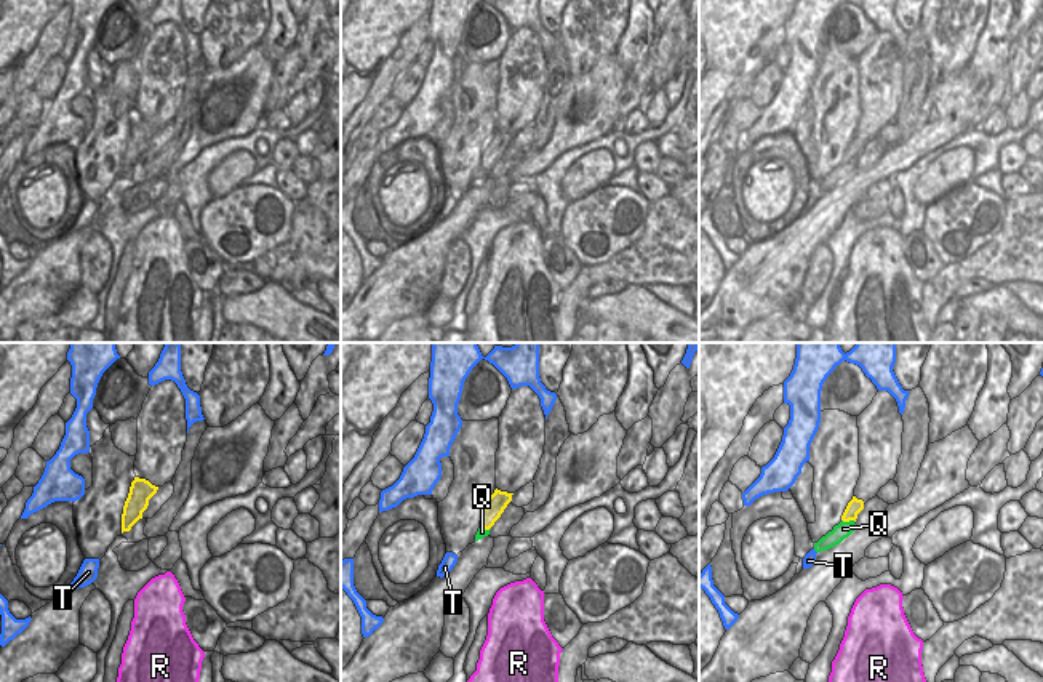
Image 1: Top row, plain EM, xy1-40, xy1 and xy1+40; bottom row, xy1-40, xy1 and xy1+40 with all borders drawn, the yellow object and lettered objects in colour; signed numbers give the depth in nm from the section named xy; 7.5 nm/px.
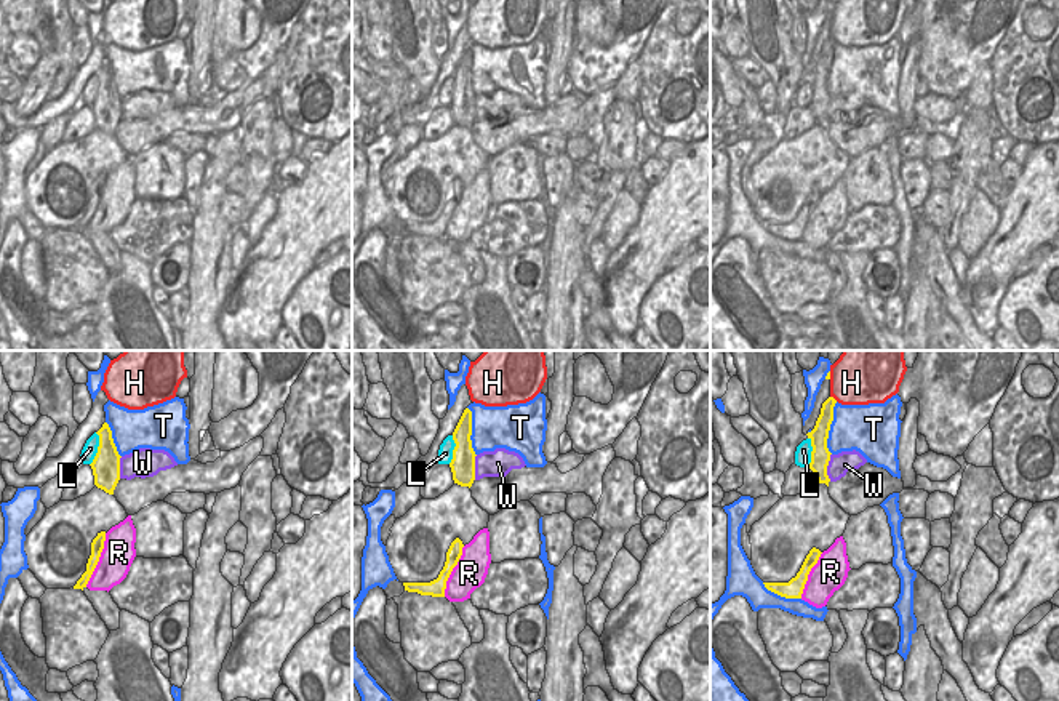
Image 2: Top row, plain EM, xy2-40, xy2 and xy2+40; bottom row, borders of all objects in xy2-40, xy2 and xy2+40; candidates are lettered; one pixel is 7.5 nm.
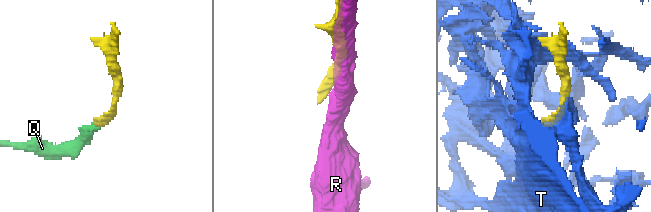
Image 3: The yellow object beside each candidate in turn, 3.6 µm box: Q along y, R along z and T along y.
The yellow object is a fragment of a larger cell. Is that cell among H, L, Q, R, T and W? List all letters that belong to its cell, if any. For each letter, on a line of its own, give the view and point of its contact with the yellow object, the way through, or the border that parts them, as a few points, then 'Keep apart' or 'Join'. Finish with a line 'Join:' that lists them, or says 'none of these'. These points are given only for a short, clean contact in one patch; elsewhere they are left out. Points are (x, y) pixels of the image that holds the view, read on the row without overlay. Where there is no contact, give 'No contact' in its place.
H: Touches yellow at xy2+40 (832, 39). Boundary: xy2+40 (831, 37), (837, 42). Keep apart
L: Touches yellow at xy2-40 (98, 90). Boundary: xy2-40 (96, 74), (98, 93), (90, 106). Keep apart
Q: Touches yellow at xy1+40 (848, 162). Path across: xy1+40 (855, 148), (848, 162), (843, 170). Join
R: Touches yellow at xy2-40 (98, 202). Keep apart
T: Touches yellow at xy2+40 (829, 69). Keep apart
W: Touches yellow at xy2+40 (826, 109). Boundary: xy2+40 (831, 95), (827, 108), (829, 122). Keep apart
Join: Q.

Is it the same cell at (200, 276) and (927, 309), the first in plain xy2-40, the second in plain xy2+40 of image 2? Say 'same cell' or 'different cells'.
same cell

